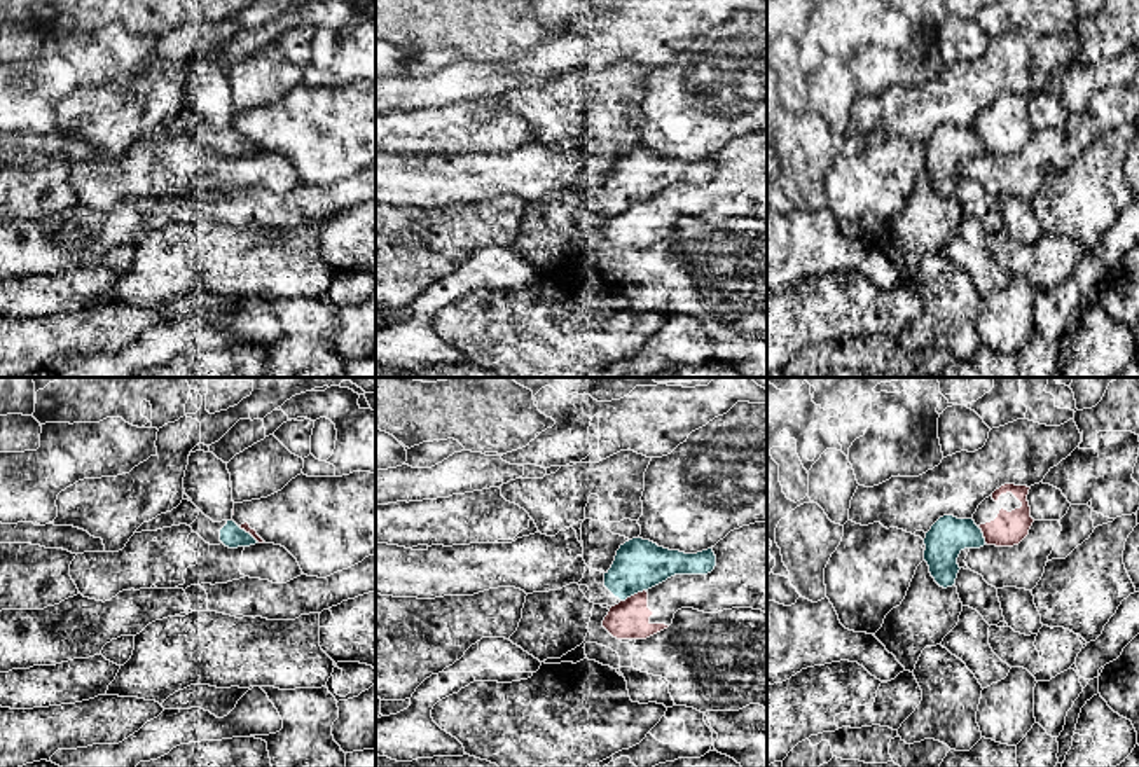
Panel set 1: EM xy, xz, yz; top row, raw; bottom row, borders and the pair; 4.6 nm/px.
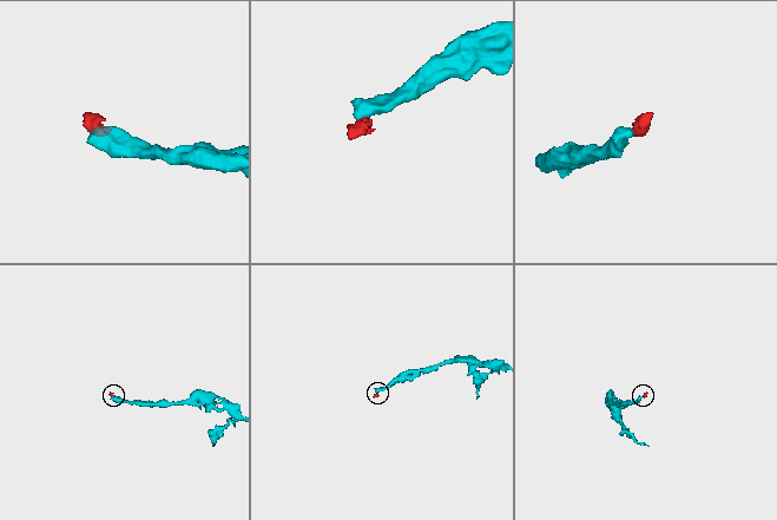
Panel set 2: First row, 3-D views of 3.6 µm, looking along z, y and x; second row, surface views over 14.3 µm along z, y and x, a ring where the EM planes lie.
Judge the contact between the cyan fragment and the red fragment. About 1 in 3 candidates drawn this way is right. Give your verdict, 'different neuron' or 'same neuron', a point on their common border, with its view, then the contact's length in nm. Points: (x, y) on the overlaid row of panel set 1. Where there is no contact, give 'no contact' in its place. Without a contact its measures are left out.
different neuron; contact xz (633, 594); length 130 nm

